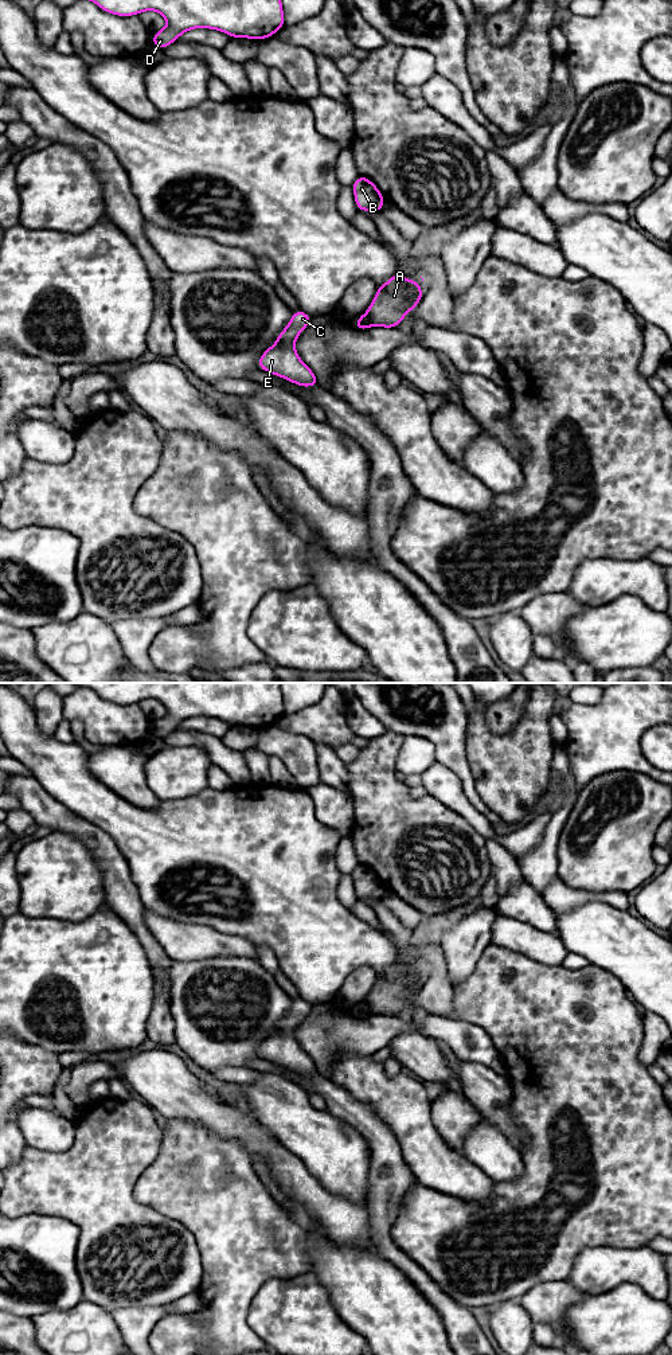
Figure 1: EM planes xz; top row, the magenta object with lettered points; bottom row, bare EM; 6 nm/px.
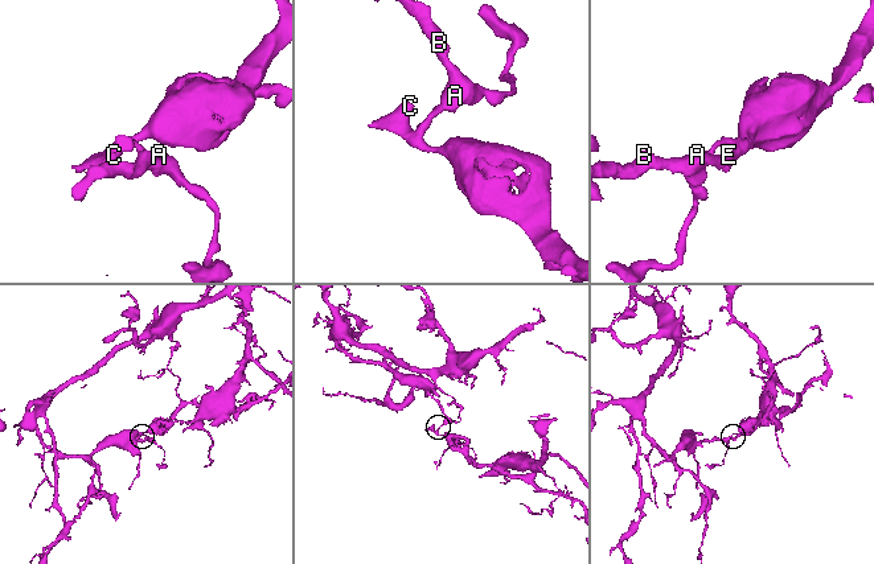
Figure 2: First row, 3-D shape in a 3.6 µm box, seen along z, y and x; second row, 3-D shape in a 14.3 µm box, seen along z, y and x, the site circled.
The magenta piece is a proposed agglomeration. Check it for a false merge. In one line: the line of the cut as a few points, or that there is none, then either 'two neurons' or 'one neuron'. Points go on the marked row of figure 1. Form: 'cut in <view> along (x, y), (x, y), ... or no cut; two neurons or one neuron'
cut in xz along (366, 313), (372, 325); two neurons

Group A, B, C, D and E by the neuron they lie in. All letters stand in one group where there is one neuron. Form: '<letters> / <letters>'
A B D / C E

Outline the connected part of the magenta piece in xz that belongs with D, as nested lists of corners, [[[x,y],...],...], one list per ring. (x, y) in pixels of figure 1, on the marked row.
[[[91,0],[102,11],[116,16],[134,16],[144,11],[157,11],[167,19],[167,27],[153,32],[152,44],[167,48],[180,35],[194,28],[218,30],[230,38],[266,39],[285,27],[281,0]]]

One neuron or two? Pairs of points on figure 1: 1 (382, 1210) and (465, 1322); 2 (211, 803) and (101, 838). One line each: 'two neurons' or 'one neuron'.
1: one neuron
2: two neurons

